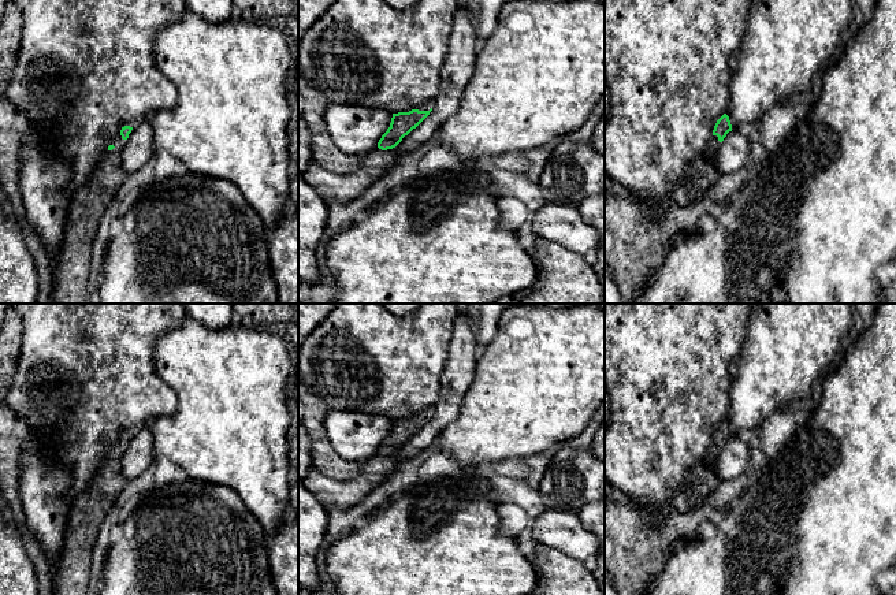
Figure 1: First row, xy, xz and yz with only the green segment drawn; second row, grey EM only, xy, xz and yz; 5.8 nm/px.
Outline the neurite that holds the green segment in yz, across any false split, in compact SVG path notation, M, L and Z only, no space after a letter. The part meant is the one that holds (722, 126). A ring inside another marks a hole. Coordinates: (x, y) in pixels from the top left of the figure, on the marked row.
M724 114L714 126L713 137L710 138L707 150L714 153L717 150L718 144L724 141L729 131L732 131L732 124L729 116Z

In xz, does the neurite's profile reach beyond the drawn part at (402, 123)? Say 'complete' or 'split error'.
split error

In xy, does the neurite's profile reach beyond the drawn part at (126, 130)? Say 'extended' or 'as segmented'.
extended

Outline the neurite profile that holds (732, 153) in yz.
M732 130L714 153L706 150L702 159L711 159L720 174L729 174L747 167L750 157L750 141L739 131Z

